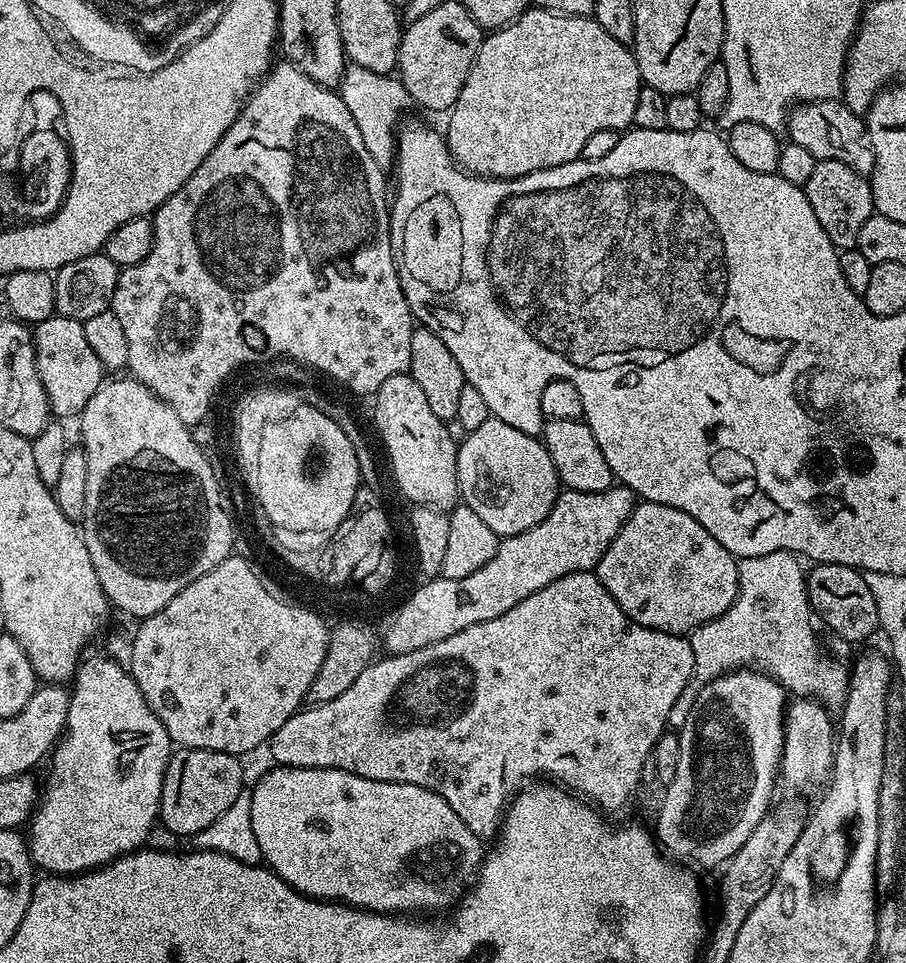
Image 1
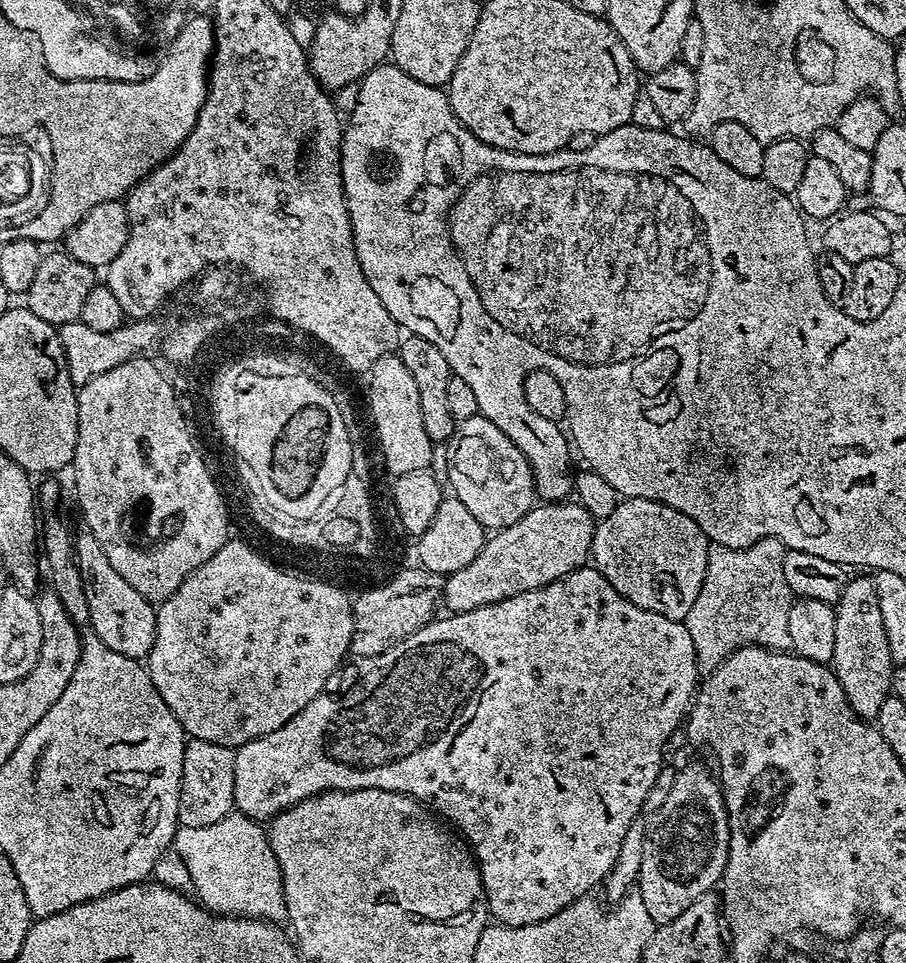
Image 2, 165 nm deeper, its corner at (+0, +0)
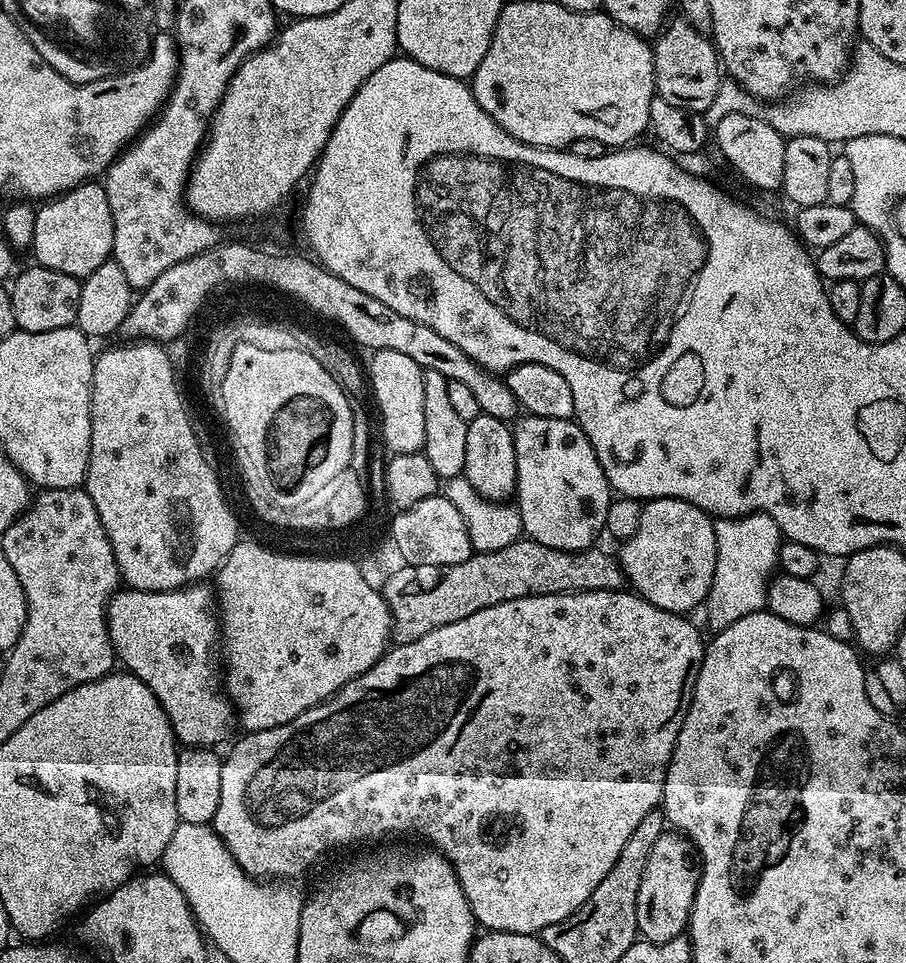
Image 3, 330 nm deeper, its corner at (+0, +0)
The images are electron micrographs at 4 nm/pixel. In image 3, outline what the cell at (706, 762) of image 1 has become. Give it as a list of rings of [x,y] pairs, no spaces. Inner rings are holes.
[[[665,830],[654,842],[654,850],[650,850],[642,886],[638,886],[637,933],[650,943],[669,942],[685,935],[699,881],[700,869],[692,841],[675,830]]]

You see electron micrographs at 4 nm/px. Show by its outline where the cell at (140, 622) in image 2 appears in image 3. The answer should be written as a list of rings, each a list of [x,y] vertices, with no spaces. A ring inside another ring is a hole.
[[[197,582],[195,584],[189,584],[187,588],[176,588],[173,592],[140,592],[137,588],[125,587],[123,590],[117,590],[112,596],[112,601],[108,604],[108,633],[110,634],[112,649],[116,652],[117,661],[127,671],[131,672],[132,675],[138,677],[142,682],[146,682],[146,686],[150,686],[154,698],[158,698],[158,702],[162,706],[162,710],[166,710],[166,718],[174,730],[177,741],[181,745],[190,748],[212,748],[213,746],[220,746],[216,744],[222,743],[231,734],[232,724],[234,728],[232,701],[221,691],[222,680],[218,672],[216,676],[216,664],[218,668],[218,641],[221,639],[221,634],[218,616],[214,611],[214,592],[209,585],[209,589],[206,585],[207,583]]]

